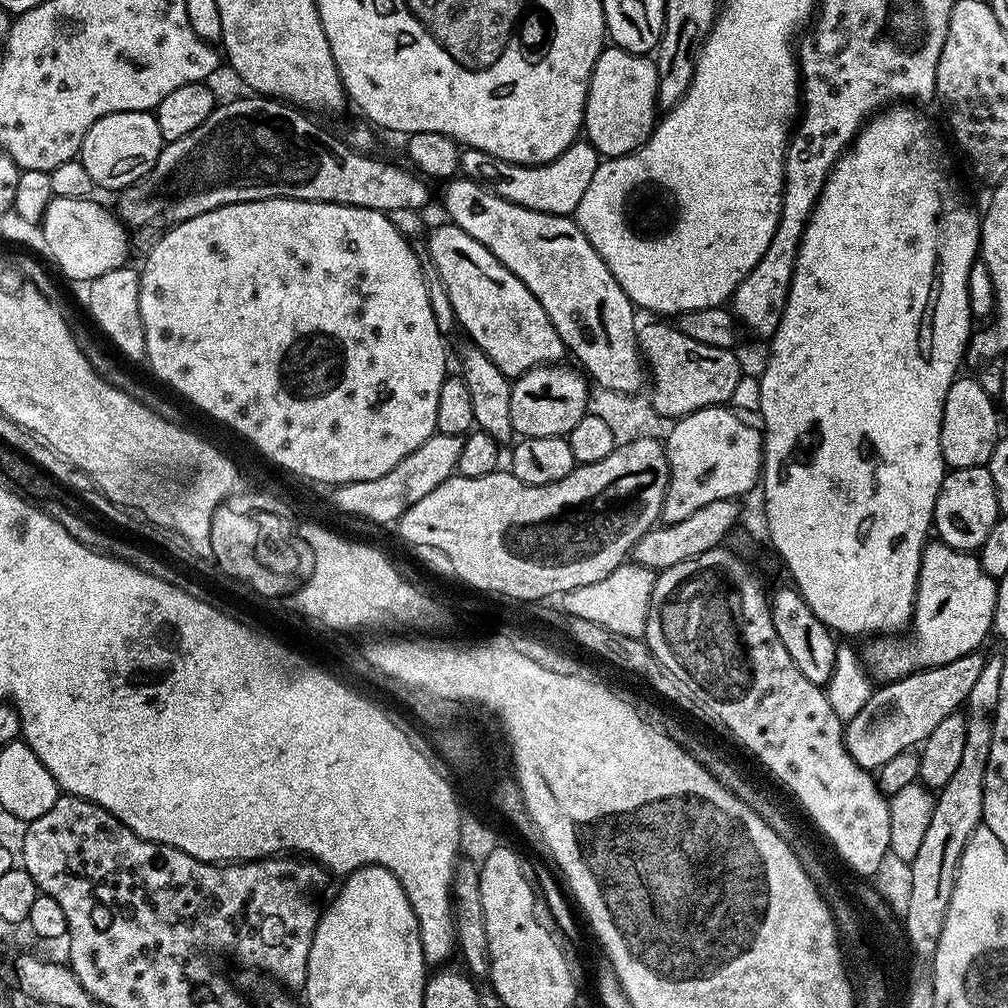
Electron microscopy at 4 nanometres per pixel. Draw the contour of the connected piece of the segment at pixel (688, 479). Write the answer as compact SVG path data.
M728 406L703 408L679 417L668 432L668 488L660 520L664 524L682 522L694 510L702 510L709 502L736 500L762 480L764 442L759 427L751 428L739 411Z

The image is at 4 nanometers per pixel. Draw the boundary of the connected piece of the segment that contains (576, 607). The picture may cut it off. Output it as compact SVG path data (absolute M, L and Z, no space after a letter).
M625 562L601 582L565 592L560 600L560 608L567 614L600 623L601 626L618 634L641 637L645 630L645 622L648 621L649 600L652 597L655 577L653 569Z

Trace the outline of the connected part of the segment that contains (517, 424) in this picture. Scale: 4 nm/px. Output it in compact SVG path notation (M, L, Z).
M541 366L532 368L529 372L524 372L512 380L510 422L513 433L517 437L567 437L568 432L574 430L574 426L578 426L578 422L589 411L589 381L575 367L572 367L573 369L564 367Z

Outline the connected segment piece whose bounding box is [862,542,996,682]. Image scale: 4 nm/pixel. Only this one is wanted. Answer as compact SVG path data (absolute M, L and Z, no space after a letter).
M939 542L925 544L910 631L899 638L885 634L869 639L864 652L862 650L867 671L880 682L891 682L977 651L981 647L979 644L992 632L995 601L996 580L982 570L979 555L959 552Z

